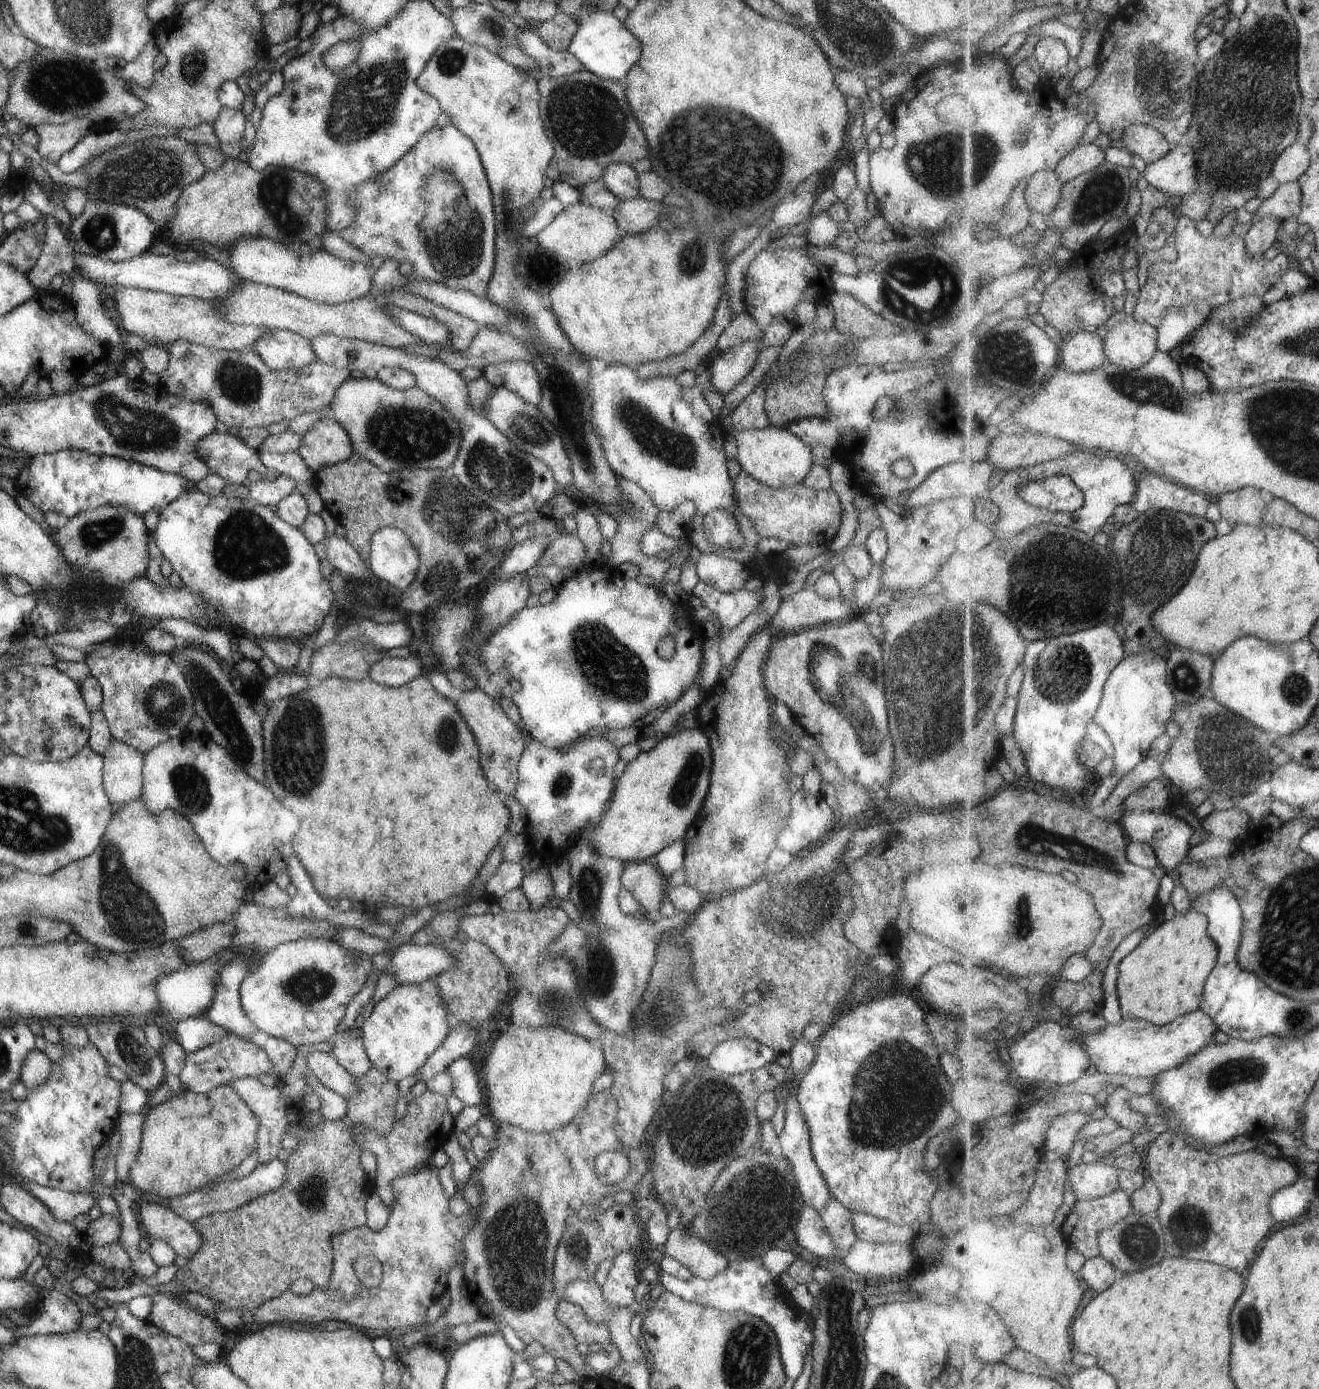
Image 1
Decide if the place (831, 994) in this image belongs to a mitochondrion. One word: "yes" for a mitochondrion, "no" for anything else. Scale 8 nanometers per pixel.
no

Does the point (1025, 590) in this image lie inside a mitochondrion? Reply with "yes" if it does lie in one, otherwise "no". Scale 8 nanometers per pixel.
yes

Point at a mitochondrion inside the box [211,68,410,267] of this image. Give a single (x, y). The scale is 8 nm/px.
(275, 195)

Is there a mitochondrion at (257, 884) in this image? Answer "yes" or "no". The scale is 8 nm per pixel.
no

